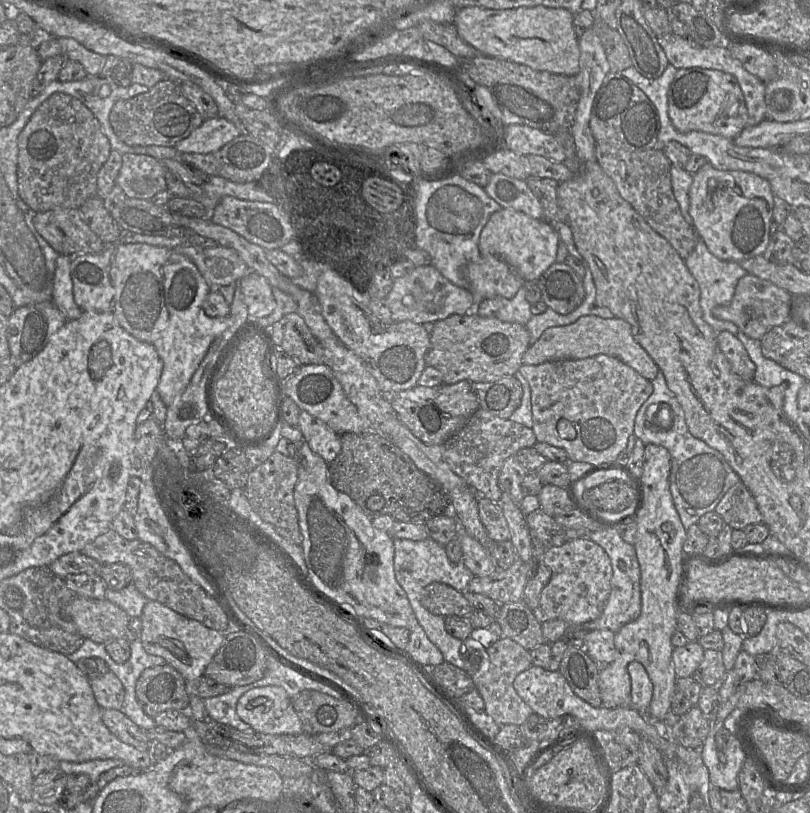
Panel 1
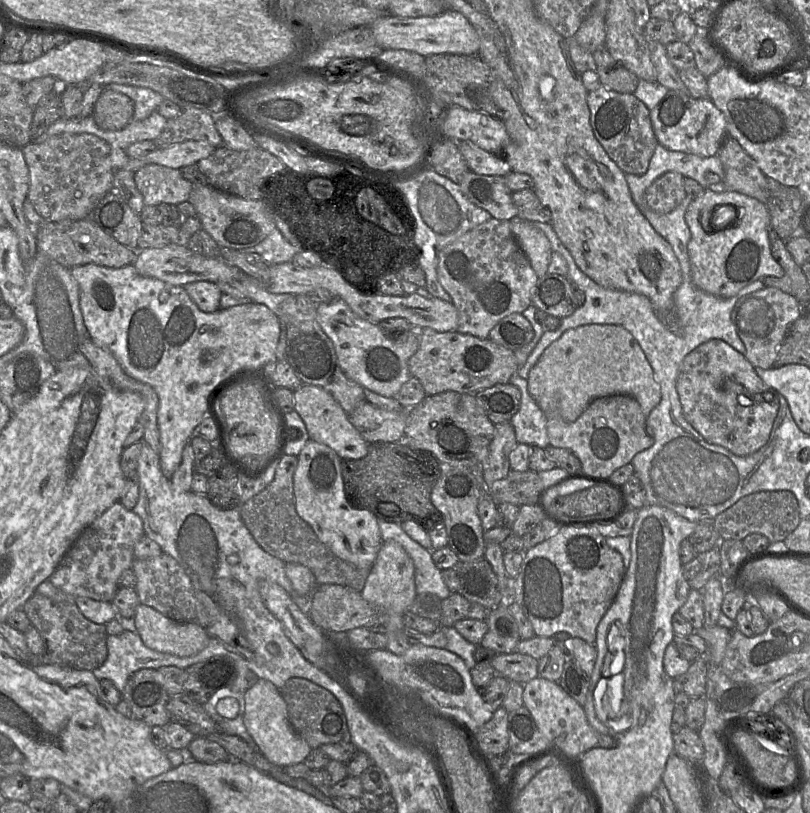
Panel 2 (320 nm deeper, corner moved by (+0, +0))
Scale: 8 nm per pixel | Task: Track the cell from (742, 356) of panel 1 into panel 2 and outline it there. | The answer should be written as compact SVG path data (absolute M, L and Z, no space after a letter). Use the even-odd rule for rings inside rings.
M711 339L690 352L682 361L677 377L677 393L682 406L683 416L685 420L710 444L721 446L732 454L745 457L749 456L761 449L769 440L774 420L779 410L779 394L769 386L767 386L757 375L755 367L745 358L744 355L736 351L729 344L721 339Z

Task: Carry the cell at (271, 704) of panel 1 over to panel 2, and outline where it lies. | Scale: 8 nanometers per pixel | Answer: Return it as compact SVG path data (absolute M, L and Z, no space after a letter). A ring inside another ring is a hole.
M260 679L244 695L244 724L256 742L258 751L272 764L286 767L304 762L312 748L292 728L287 705L280 690L270 681Z

